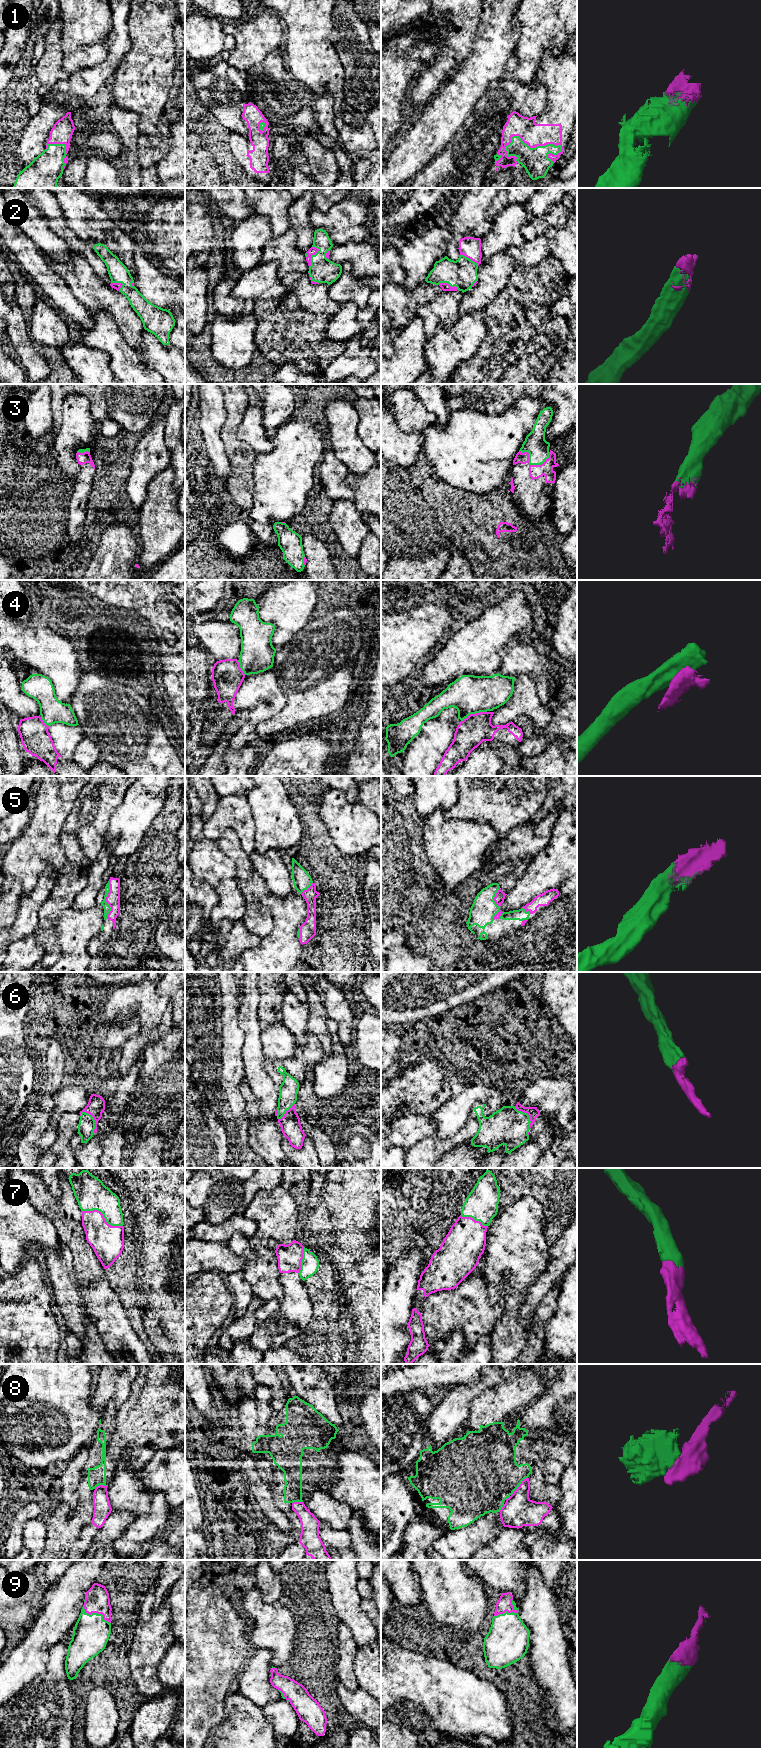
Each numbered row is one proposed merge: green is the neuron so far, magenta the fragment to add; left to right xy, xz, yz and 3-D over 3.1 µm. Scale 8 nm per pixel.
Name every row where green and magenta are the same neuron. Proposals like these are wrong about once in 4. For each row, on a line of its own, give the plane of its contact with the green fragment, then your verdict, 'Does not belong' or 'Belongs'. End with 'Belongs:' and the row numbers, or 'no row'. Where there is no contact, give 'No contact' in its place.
1: Touches green in yz. Belongs
2: Touches green in xz. Belongs
3: Touches green in yz. Belongs
4: Touches green in yz. Belongs
5: Touches green in xy. Belongs
6: Touches green in xy. Belongs
7: Touches green in xy. Belongs
8: Touches green in yz. Does not belong
9: Touches green in xy. Belongs
Belongs: 1, 2, 3, 4, 5, 6, 7, 9

